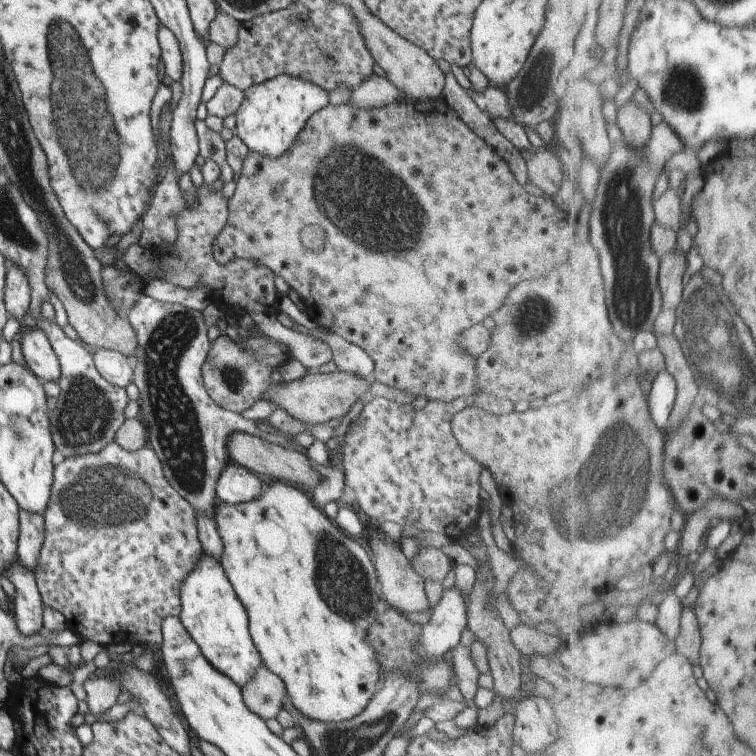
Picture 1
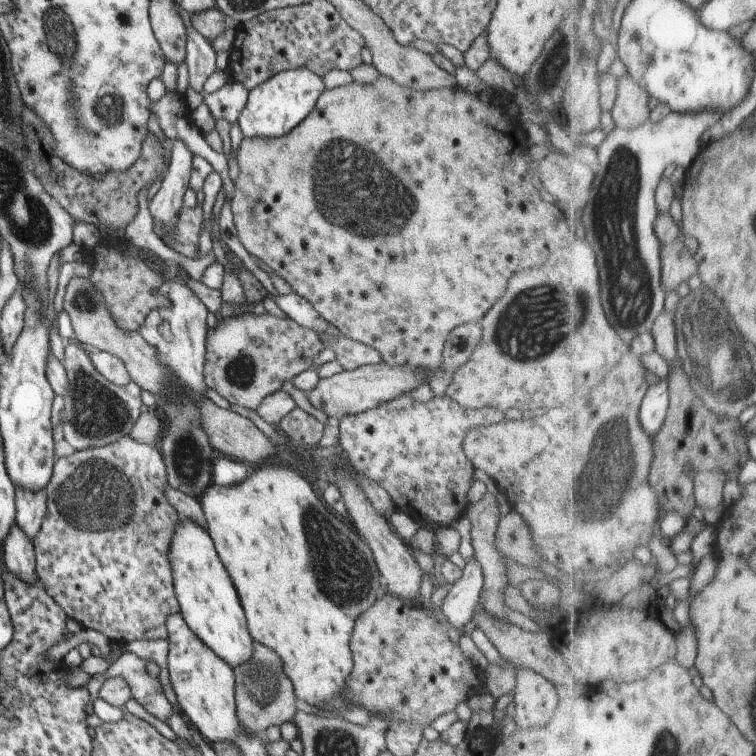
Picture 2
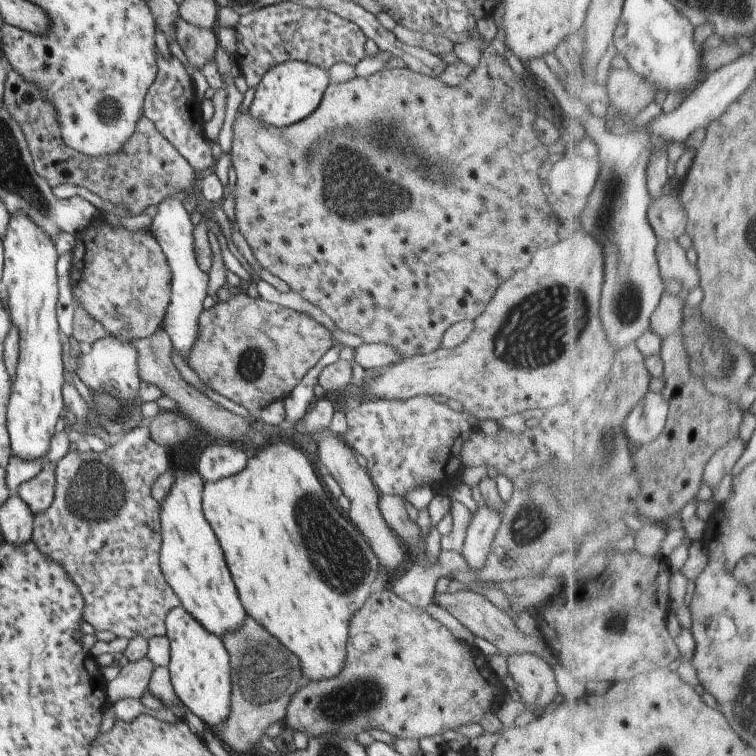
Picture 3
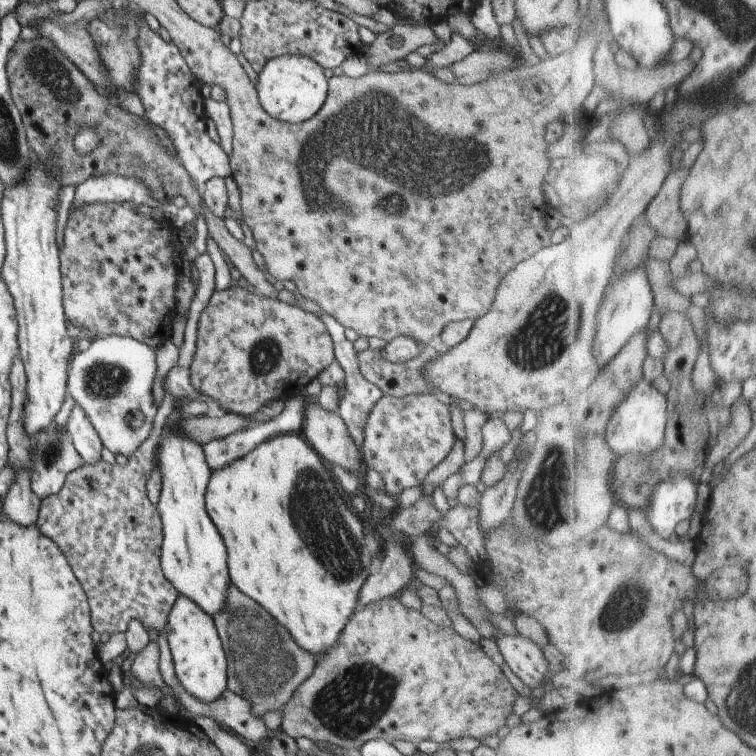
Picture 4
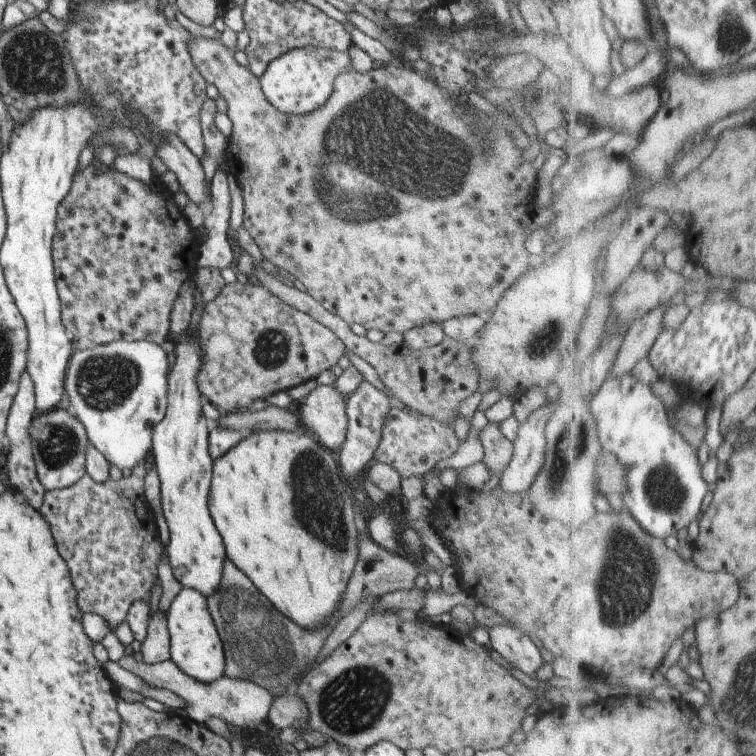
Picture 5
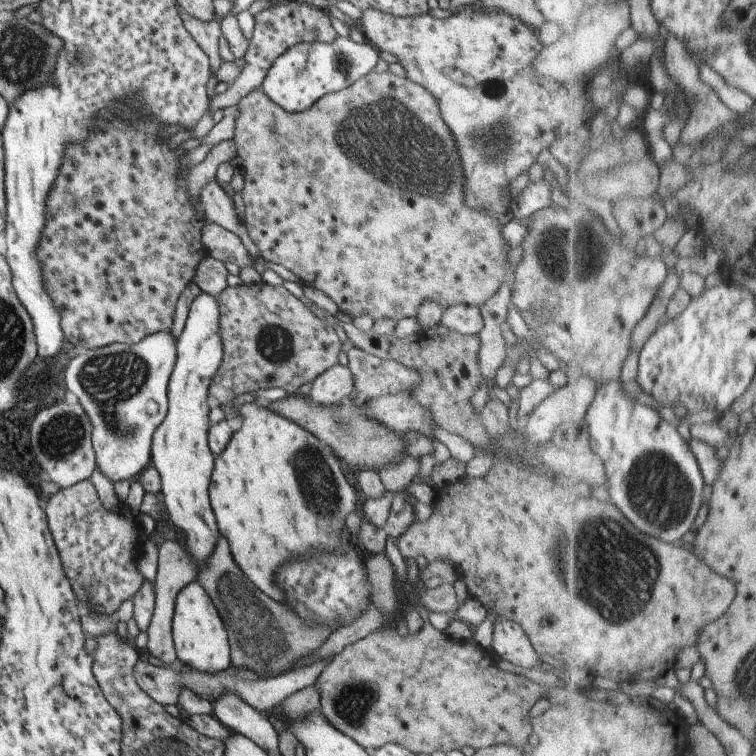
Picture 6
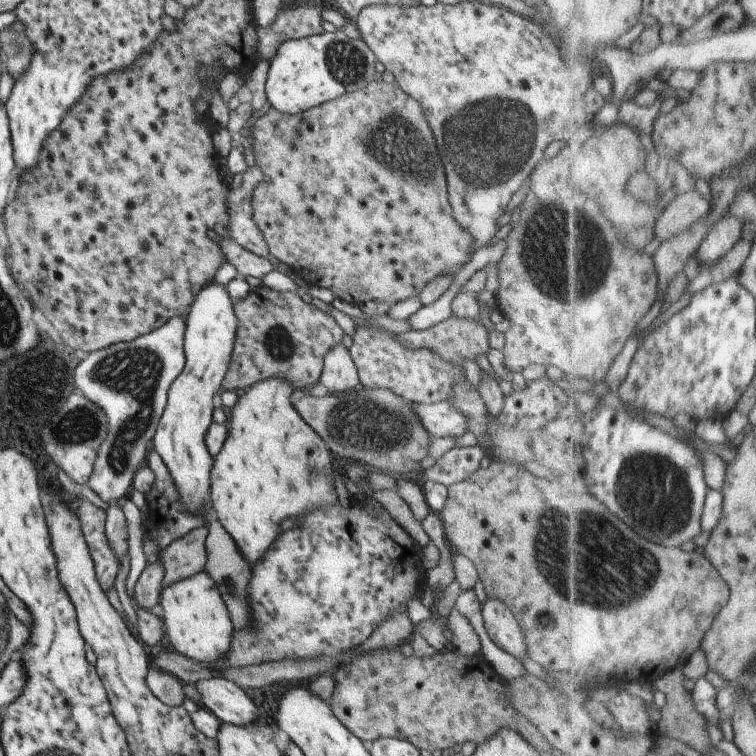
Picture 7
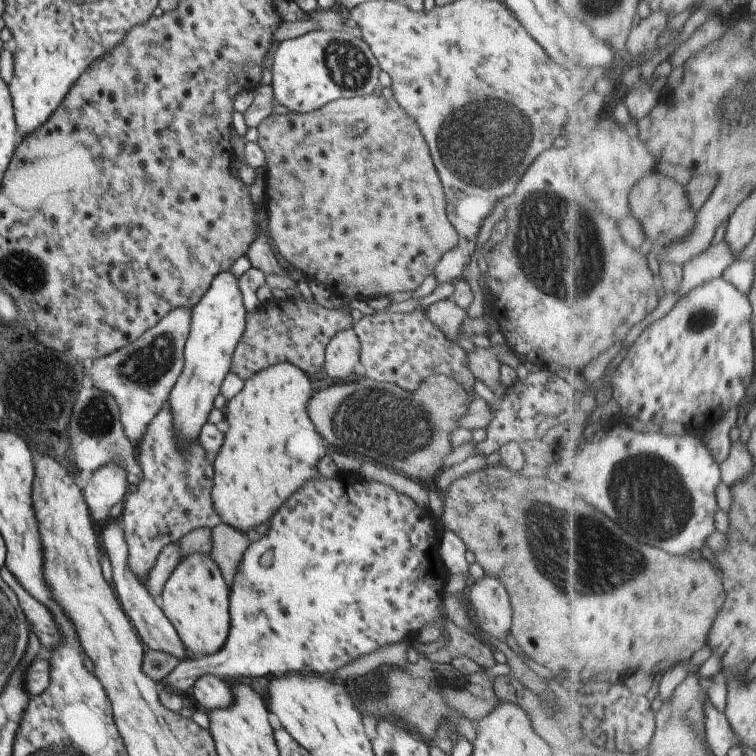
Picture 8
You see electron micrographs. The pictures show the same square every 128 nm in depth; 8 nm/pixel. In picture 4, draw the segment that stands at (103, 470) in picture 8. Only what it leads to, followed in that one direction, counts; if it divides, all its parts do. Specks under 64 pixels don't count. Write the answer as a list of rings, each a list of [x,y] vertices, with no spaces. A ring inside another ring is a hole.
[[[119,335],[97,337],[86,350],[71,358],[66,372],[66,392],[83,409],[102,446],[114,455],[128,457],[152,431],[157,408],[151,397],[155,370],[153,348]]]

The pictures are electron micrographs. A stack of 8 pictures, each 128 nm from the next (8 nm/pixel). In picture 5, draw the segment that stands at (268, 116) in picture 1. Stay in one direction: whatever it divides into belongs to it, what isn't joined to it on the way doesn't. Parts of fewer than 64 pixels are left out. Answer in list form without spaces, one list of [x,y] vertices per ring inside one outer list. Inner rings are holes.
[[[301,47],[284,52],[272,60],[258,78],[267,102],[285,115],[306,115],[319,108],[331,94],[336,76],[350,70],[348,52],[323,47]]]

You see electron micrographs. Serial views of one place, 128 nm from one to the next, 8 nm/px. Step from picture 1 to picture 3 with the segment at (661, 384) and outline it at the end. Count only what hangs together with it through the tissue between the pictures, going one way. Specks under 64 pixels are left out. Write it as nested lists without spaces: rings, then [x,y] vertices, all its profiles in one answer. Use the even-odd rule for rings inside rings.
[[[648,392],[630,410],[624,420],[624,433],[630,439],[631,450],[653,442],[667,426],[669,401],[662,392]]]

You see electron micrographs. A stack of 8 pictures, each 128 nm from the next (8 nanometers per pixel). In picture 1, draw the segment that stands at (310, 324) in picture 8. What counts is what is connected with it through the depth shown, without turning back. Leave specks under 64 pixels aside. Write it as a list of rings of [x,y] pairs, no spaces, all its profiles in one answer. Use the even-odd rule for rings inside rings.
[[[259,331],[253,336],[241,337],[238,342],[229,339],[227,335],[219,335],[215,342],[210,342],[207,358],[201,367],[202,381],[207,394],[215,404],[232,413],[240,413],[264,396],[272,386],[271,372],[274,369],[277,370],[288,359],[288,356],[287,346],[263,335]]]

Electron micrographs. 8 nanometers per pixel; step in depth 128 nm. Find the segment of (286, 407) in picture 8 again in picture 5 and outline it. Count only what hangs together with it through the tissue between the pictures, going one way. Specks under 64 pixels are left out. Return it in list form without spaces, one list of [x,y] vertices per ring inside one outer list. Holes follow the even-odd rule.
[[[281,429],[259,430],[255,433],[245,433],[243,440],[229,448],[221,458],[216,458],[212,462],[212,477],[208,488],[207,508],[211,514],[211,520],[223,538],[225,554],[227,558],[253,582],[253,586],[289,620],[299,624],[304,629],[316,629],[326,627],[330,623],[330,616],[334,615],[334,610],[338,607],[338,602],[342,599],[343,591],[346,587],[347,576],[355,566],[357,560],[357,529],[353,523],[353,508],[351,507],[352,491],[347,482],[340,474],[340,468],[336,462],[335,453],[323,445],[307,432],[303,434]]]

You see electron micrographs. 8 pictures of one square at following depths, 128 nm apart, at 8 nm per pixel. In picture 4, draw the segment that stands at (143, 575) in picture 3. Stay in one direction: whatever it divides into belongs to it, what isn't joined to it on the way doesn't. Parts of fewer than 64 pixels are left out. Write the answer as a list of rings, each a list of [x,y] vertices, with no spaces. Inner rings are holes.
[[[162,386],[163,397],[161,398],[160,404],[156,408],[156,413],[152,422],[152,431],[149,433],[149,436],[127,457],[127,464],[125,466],[105,466],[107,472],[107,478],[105,478],[105,472],[103,472],[103,466],[91,466],[87,468],[85,466],[85,476],[83,478],[93,478],[93,480],[75,480],[75,470],[67,473],[65,477],[65,482],[63,486],[59,489],[59,492],[56,492],[54,495],[46,496],[45,499],[40,500],[40,507],[38,508],[38,517],[36,520],[35,526],[39,529],[41,534],[44,534],[49,540],[52,540],[56,547],[64,554],[72,573],[75,575],[75,578],[79,581],[79,584],[82,586],[83,592],[85,593],[86,599],[90,607],[90,623],[93,630],[96,630],[101,634],[113,635],[114,633],[124,633],[126,631],[127,625],[131,619],[138,620],[143,626],[144,629],[154,628],[157,632],[163,631],[163,628],[166,624],[166,618],[169,614],[171,605],[175,602],[178,592],[171,586],[171,583],[163,576],[161,567],[160,567],[160,546],[162,545],[162,524],[160,521],[160,516],[157,514],[157,509],[154,505],[150,503],[150,500],[147,500],[146,497],[146,482],[150,472],[153,468],[156,468],[156,448],[158,447],[158,440],[161,436],[161,429],[163,428],[166,420],[169,419],[171,414],[177,414],[177,400],[168,395],[166,391],[166,386]],[[119,506],[123,506],[123,520],[121,520],[121,510]],[[129,506],[131,506],[131,526],[125,528],[125,538],[123,538],[123,528],[119,528],[119,522],[125,522],[125,514],[129,512]]]

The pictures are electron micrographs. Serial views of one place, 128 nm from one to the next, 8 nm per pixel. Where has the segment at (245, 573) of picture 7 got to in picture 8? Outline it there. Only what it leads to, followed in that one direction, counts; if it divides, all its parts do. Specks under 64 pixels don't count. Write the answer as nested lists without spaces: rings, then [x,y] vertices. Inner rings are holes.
[[[221,522],[211,528],[212,549],[209,556],[219,567],[224,581],[228,584],[228,590],[232,583],[237,563],[241,553],[249,544],[249,537],[243,531]]]

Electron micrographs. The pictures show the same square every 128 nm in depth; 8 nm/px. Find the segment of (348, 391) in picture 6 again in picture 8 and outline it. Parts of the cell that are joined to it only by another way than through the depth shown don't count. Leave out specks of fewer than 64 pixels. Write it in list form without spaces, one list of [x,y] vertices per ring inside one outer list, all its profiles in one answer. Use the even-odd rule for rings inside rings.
[[[352,329],[339,330],[327,343],[322,367],[333,380],[345,381],[354,378],[353,368],[358,362],[359,342]]]

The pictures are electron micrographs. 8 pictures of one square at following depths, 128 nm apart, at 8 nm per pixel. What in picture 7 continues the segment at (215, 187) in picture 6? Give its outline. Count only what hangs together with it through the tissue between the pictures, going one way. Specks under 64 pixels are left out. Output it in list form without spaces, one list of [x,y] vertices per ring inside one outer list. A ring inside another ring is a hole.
[[[256,165],[246,168],[242,174],[241,186],[228,190],[227,216],[228,237],[246,252],[266,259],[270,253],[263,234],[252,220],[251,213],[252,191],[263,178]]]

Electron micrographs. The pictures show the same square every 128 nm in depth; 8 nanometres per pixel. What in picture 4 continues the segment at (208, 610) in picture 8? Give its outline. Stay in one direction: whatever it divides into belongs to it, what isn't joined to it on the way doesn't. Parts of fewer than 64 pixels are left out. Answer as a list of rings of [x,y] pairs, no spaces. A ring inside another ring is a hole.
[[[178,594],[164,626],[176,679],[188,695],[204,703],[211,702],[226,689],[228,662],[214,623],[213,618],[203,612],[198,604]]]

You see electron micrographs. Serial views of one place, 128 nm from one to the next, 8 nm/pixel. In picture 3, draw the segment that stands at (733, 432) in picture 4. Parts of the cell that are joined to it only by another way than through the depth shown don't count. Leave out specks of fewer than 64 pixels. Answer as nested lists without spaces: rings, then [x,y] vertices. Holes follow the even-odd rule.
[[[737,437],[729,441],[725,446],[720,447],[706,464],[702,481],[709,488],[717,486],[719,480],[733,470],[733,466],[737,464],[743,450],[745,450],[745,445],[745,440]]]

